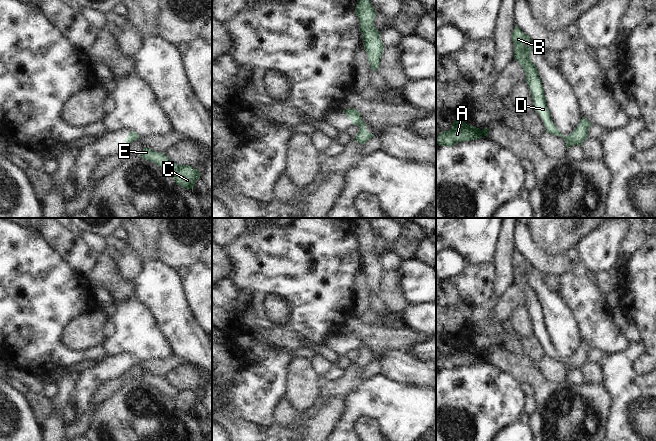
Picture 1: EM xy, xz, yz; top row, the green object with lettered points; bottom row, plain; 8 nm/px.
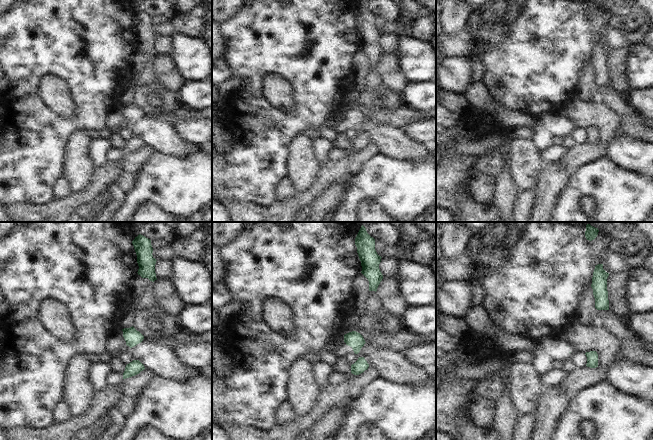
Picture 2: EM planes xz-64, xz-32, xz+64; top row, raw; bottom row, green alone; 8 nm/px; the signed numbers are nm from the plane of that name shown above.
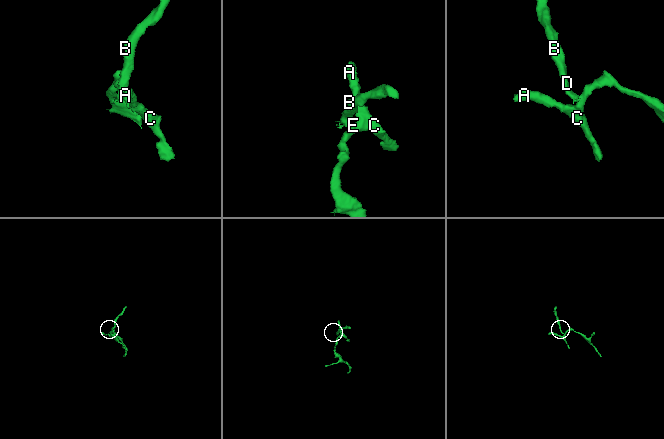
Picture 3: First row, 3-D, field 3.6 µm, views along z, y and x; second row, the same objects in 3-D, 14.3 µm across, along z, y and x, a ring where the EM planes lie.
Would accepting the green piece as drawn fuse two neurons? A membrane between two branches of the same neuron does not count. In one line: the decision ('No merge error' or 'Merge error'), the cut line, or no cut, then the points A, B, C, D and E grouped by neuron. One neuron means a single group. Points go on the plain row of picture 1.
Merge error. Split along xz (362, 345), (357, 349). Groups: A C E / B D.

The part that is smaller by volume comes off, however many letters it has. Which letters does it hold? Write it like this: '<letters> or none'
B, D

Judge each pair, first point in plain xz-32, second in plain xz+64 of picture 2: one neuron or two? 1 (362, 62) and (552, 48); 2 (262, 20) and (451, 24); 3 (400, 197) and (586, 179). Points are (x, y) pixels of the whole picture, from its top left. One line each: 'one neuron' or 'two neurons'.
1: two neurons
2: two neurons
3: one neuron

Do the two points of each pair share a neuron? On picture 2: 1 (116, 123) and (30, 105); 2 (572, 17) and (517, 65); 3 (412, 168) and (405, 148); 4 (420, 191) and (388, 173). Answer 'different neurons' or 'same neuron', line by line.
1: different neurons
2: same neuron
3: different neurons
4: same neuron

